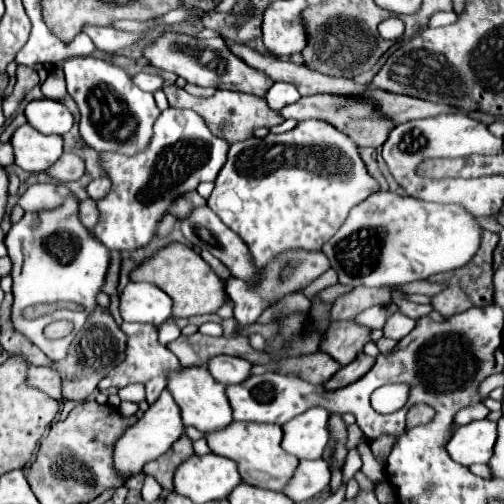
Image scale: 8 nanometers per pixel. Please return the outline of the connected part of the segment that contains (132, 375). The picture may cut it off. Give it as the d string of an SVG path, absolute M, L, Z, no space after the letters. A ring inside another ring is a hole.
M122 323L122 331L128 335L128 349L126 349L126 359L116 365L100 383L98 389L104 391L108 387L126 387L130 383L142 383L146 387L146 401L152 405L160 391L168 383L168 371L178 371L180 363L174 353L170 353L168 347L158 343L158 333L154 325L144 325L144 323Z

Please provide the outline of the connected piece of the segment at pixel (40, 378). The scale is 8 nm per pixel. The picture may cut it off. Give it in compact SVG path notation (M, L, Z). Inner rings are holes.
M34 367L30 369L30 377L28 377L30 385L42 389L44 393L48 393L50 397L62 401L62 375L52 369L52 367Z

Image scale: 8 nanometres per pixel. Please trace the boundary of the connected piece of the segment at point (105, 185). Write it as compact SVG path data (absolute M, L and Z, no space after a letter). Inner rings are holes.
M98 177L98 179L94 179L90 185L88 185L88 195L92 197L92 199L104 199L106 195L108 195L108 189L110 189L112 185L110 185L110 179L108 177Z

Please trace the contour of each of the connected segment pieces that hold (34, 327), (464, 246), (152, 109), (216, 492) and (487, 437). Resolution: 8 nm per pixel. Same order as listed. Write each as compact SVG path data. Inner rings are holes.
M66 197L64 203L56 209L46 209L40 213L24 213L24 217L10 227L4 243L8 247L8 255L14 263L12 279L14 279L14 305L12 305L12 323L14 329L26 335L50 361L62 361L68 353L68 345L72 343L74 335L84 327L86 317L98 307L96 297L102 293L108 265L110 265L110 251L108 247L88 231L80 217L78 217L78 201L74 197ZM52 301L74 301L84 307L84 311L70 311L70 313L52 313L40 319L26 319L24 309L36 303L52 303ZM68 319L74 323L74 331L58 341L50 341L42 335L42 329L56 321Z
M378 191L350 211L346 223L322 247L322 253L330 259L332 269L338 273L340 283L346 287L404 285L418 279L428 279L434 273L444 273L464 267L476 255L480 247L480 237L482 237L482 227L478 219L472 217L472 213L466 213L462 205L430 203L414 197L400 197L390 191Z
M70 57L64 61L68 93L80 109L80 135L96 151L142 151L150 137L152 125L160 115L152 93L138 89L126 67L98 57Z
M194 455L184 461L174 475L176 493L194 503L226 499L242 483L238 465L220 455Z
M482 419L462 425L454 431L446 449L450 457L460 465L488 463L492 457L492 447L496 443L496 423Z

